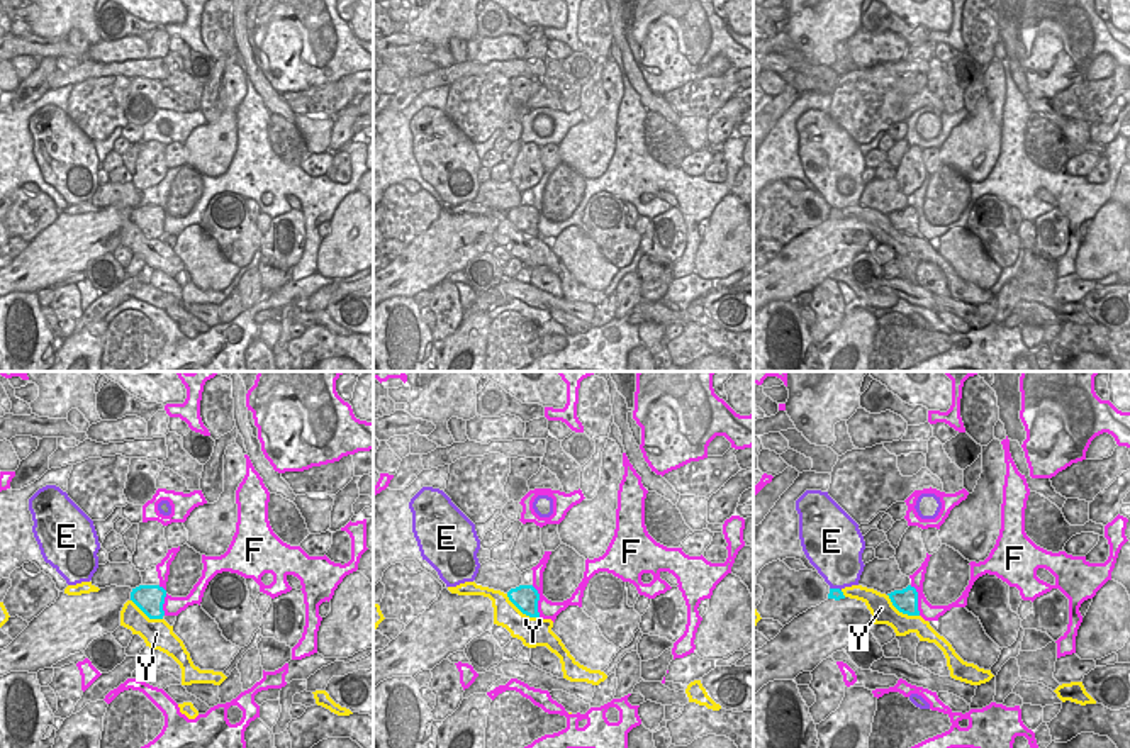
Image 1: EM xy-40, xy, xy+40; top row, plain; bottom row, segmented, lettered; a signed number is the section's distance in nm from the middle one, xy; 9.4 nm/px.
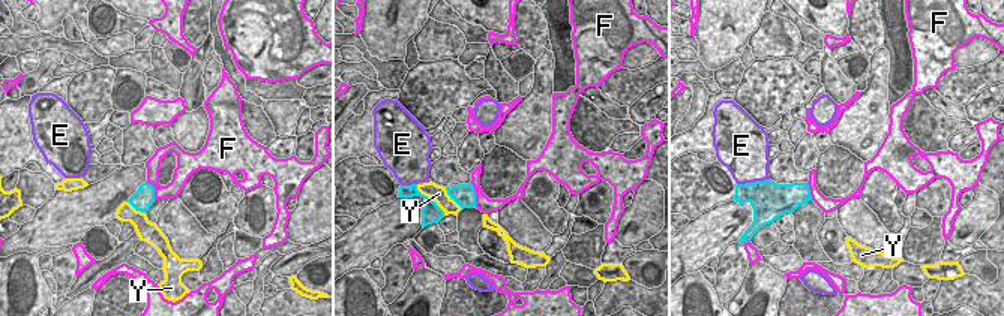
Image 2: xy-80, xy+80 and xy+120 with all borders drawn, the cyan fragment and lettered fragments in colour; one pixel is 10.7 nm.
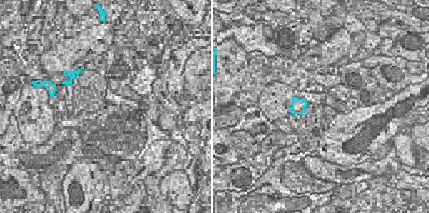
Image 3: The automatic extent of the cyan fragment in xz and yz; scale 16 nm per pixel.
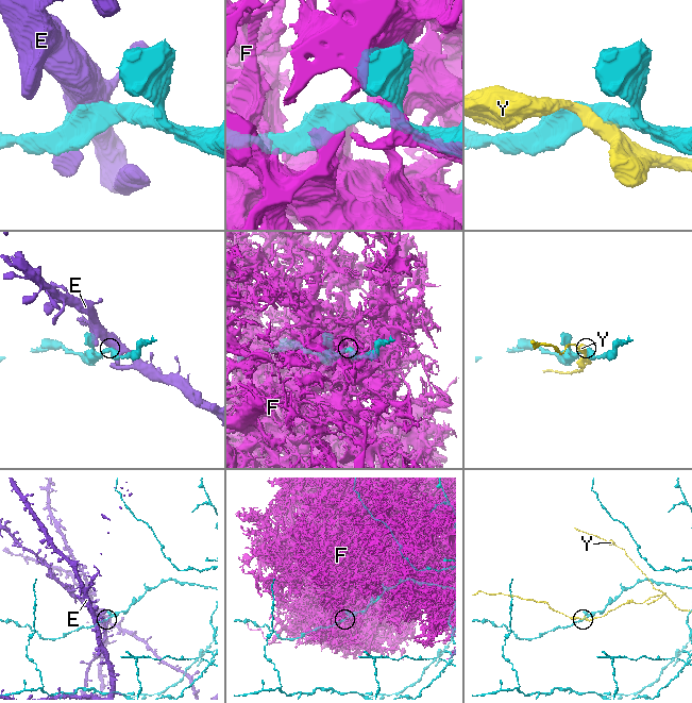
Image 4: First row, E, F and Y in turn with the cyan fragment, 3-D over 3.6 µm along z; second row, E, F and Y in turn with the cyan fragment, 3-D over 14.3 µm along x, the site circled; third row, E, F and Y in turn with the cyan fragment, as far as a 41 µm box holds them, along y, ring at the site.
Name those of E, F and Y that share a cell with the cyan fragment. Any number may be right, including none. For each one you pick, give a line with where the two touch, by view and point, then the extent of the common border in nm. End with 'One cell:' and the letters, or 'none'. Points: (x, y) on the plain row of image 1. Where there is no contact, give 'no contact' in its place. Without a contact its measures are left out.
One cell: none

